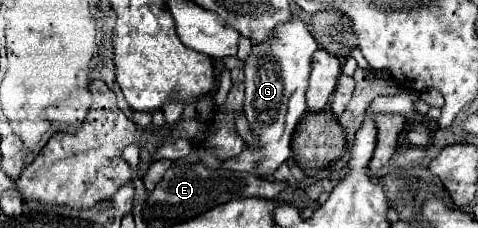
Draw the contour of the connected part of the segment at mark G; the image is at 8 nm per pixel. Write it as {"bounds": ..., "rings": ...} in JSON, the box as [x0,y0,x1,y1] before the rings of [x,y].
{"bounds":[222,17,318,179],"rings":[[[298,17],[278,25],[268,41],[258,43],[252,49],[252,55],[246,59],[244,67],[244,115],[250,123],[252,133],[258,139],[258,147],[250,147],[246,143],[246,149],[240,155],[222,163],[224,169],[246,171],[258,175],[258,179],[264,179],[272,175],[292,155],[290,139],[298,121],[306,113],[306,85],[310,77],[310,59],[316,49],[318,43],[310,35],[306,23]]]}

